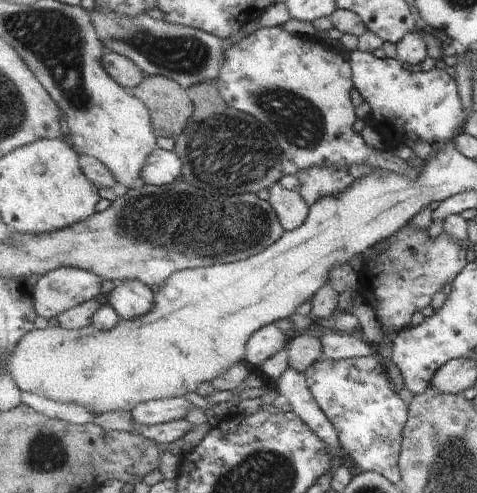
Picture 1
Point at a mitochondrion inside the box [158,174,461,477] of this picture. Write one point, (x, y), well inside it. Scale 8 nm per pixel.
(247, 226)

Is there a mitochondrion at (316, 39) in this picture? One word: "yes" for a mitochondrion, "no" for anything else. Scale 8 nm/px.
no

